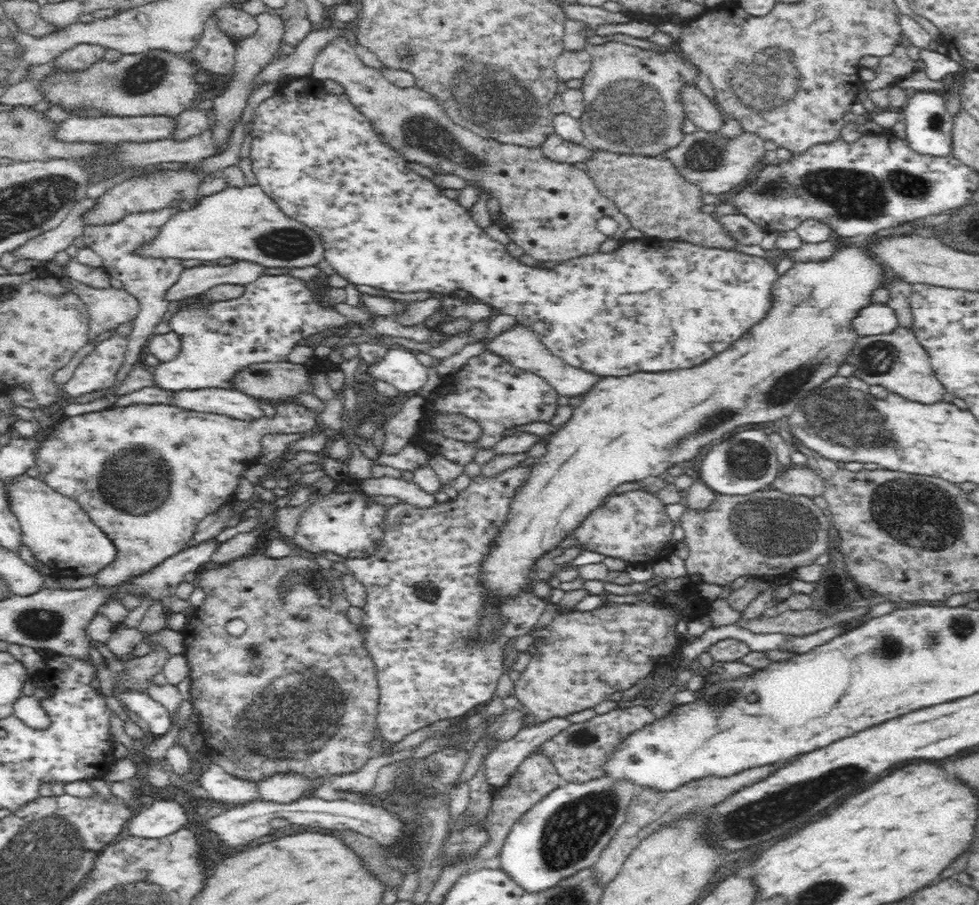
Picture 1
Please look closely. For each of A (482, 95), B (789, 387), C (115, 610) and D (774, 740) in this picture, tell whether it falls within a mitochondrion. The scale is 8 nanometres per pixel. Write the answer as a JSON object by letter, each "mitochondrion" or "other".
{"A":"mitochondrion","B":"mitochondrion","C":"other","D":"other"}

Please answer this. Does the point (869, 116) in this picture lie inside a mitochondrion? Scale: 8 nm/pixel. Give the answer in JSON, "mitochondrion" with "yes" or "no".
{"mitochondrion":"no"}

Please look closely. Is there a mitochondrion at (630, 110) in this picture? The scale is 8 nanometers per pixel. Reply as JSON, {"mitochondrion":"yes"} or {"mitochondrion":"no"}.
{"mitochondrion":"yes"}

